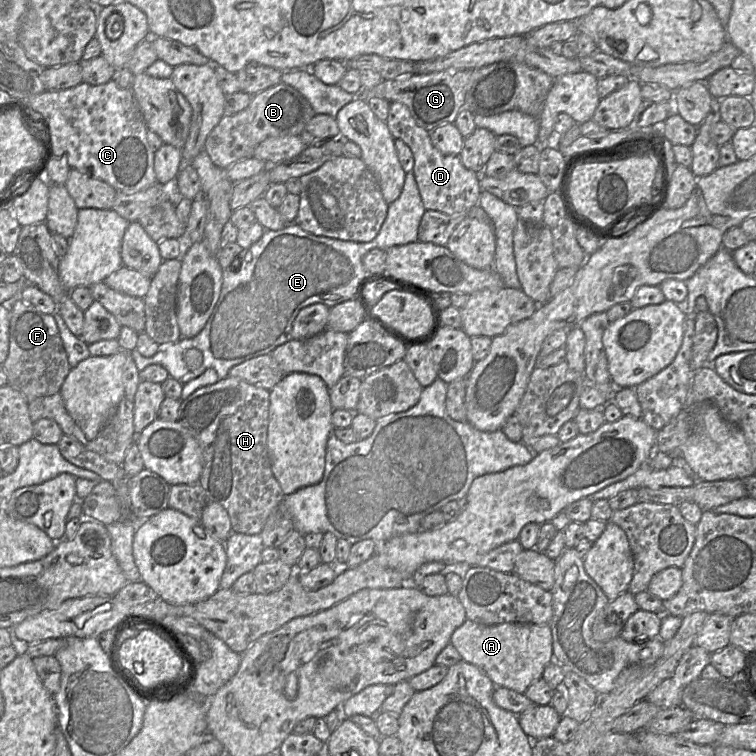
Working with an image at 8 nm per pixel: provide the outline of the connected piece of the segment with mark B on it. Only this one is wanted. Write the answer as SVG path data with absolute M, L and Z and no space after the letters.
M280 82L252 96L250 104L235 114L225 114L207 136L204 151L219 168L253 156L254 149L269 137L299 136L315 115L309 101L292 86Z

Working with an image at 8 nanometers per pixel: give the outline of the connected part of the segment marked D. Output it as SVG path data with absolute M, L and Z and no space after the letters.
M390 102L387 127L394 139L402 140L412 151L414 158L413 174L422 203L426 210L436 210L445 214L467 211L478 204L481 193L478 174L466 168L459 155L447 155L440 152L430 139L430 132L419 126L406 105Z

